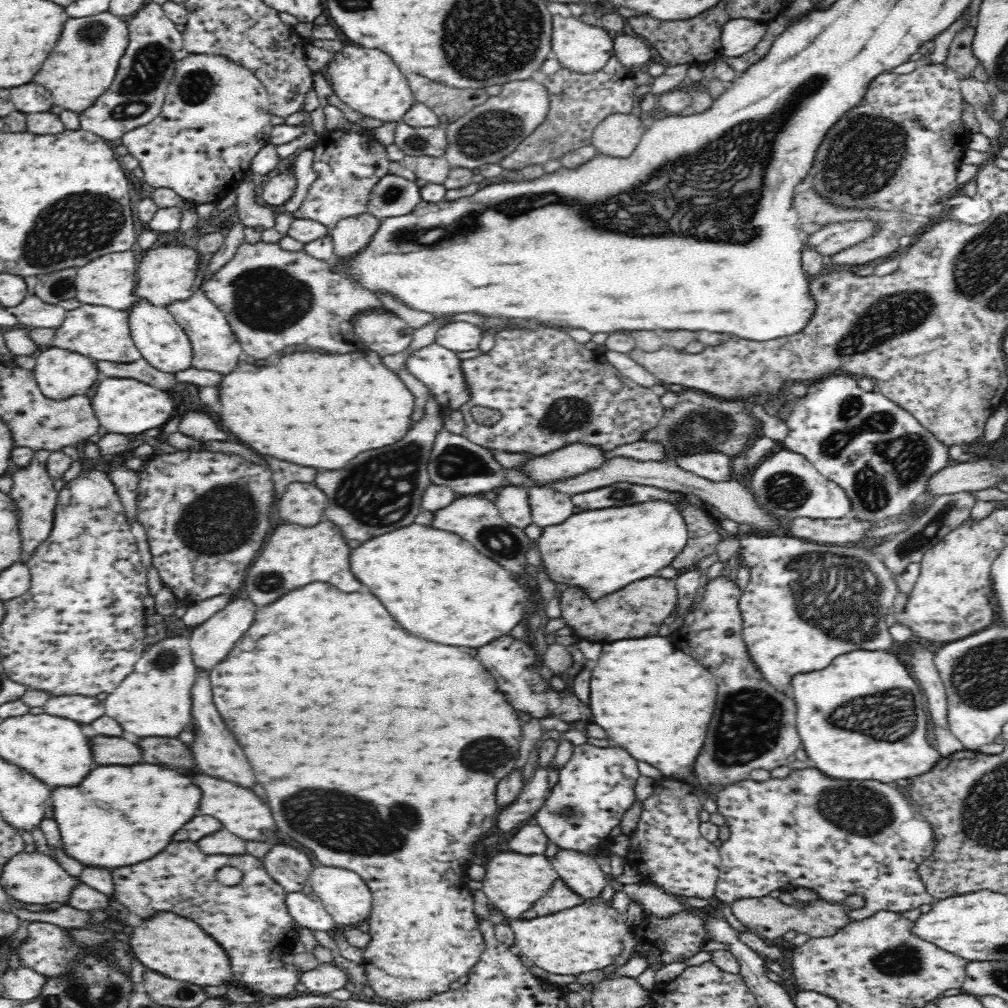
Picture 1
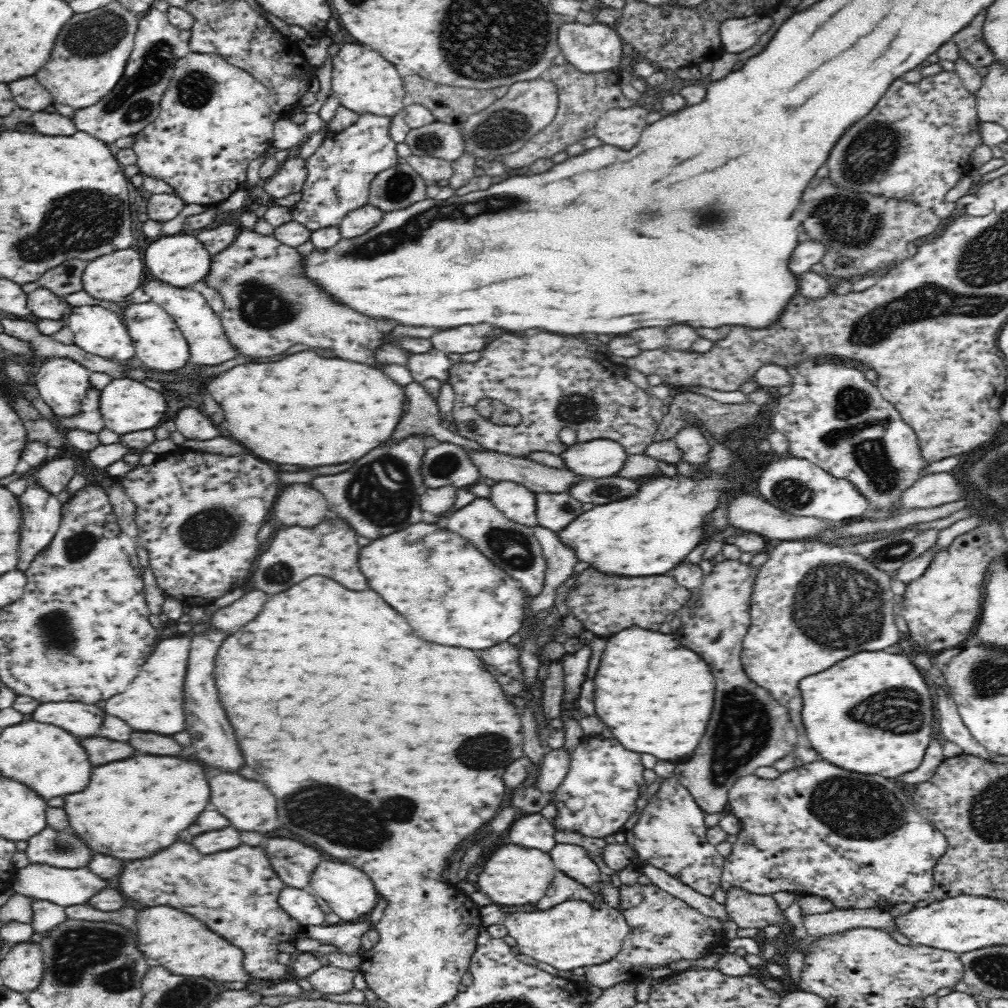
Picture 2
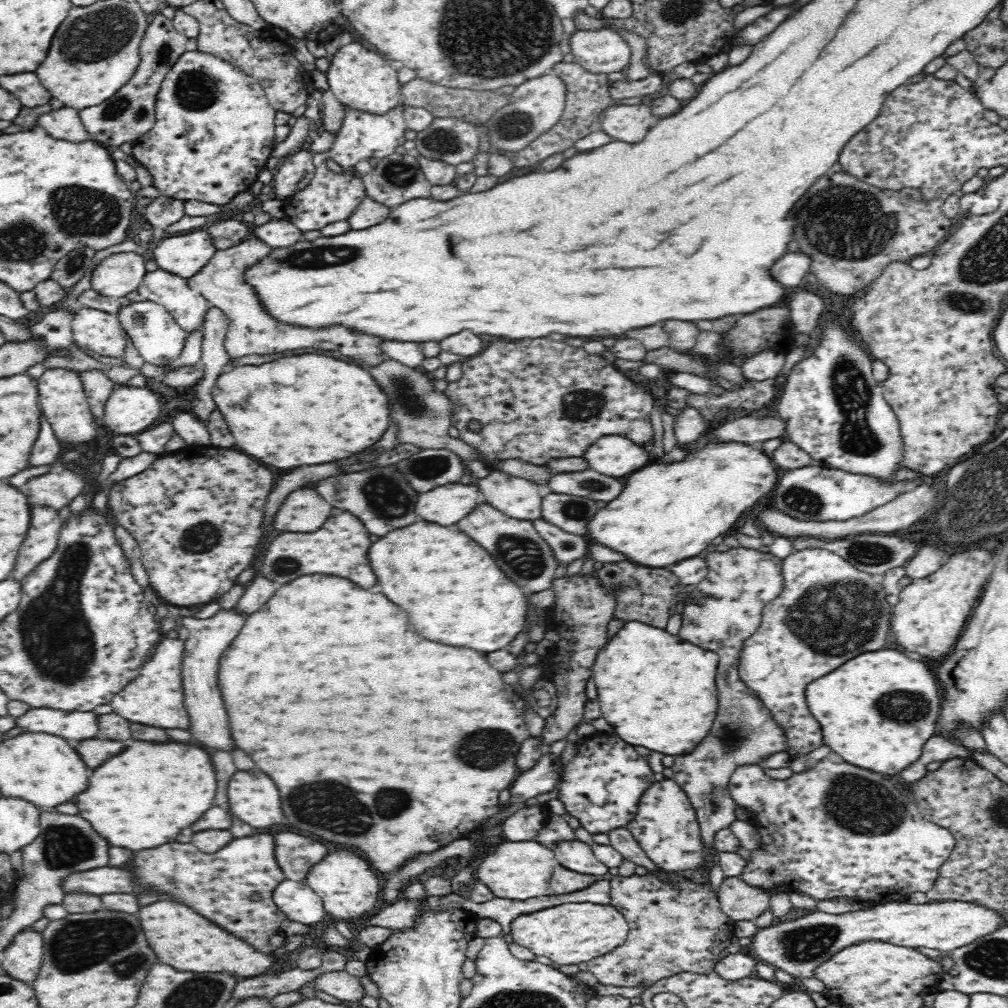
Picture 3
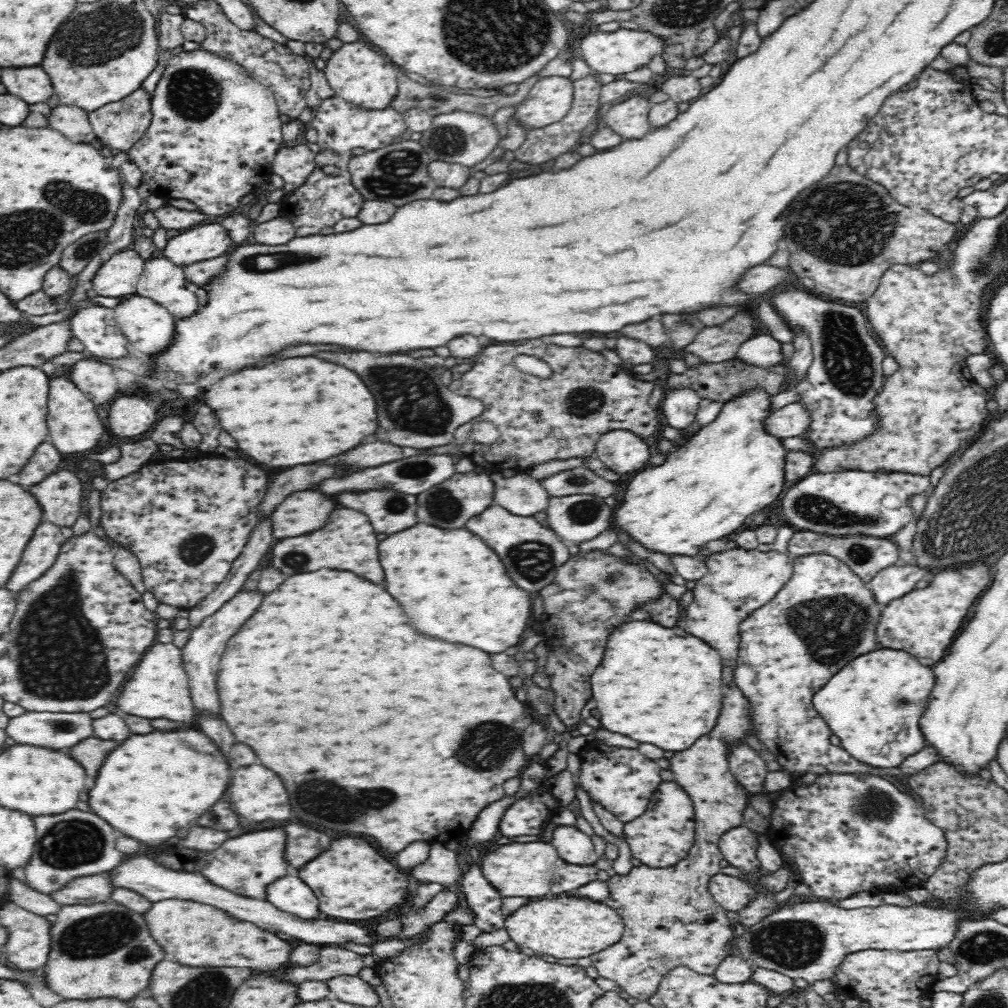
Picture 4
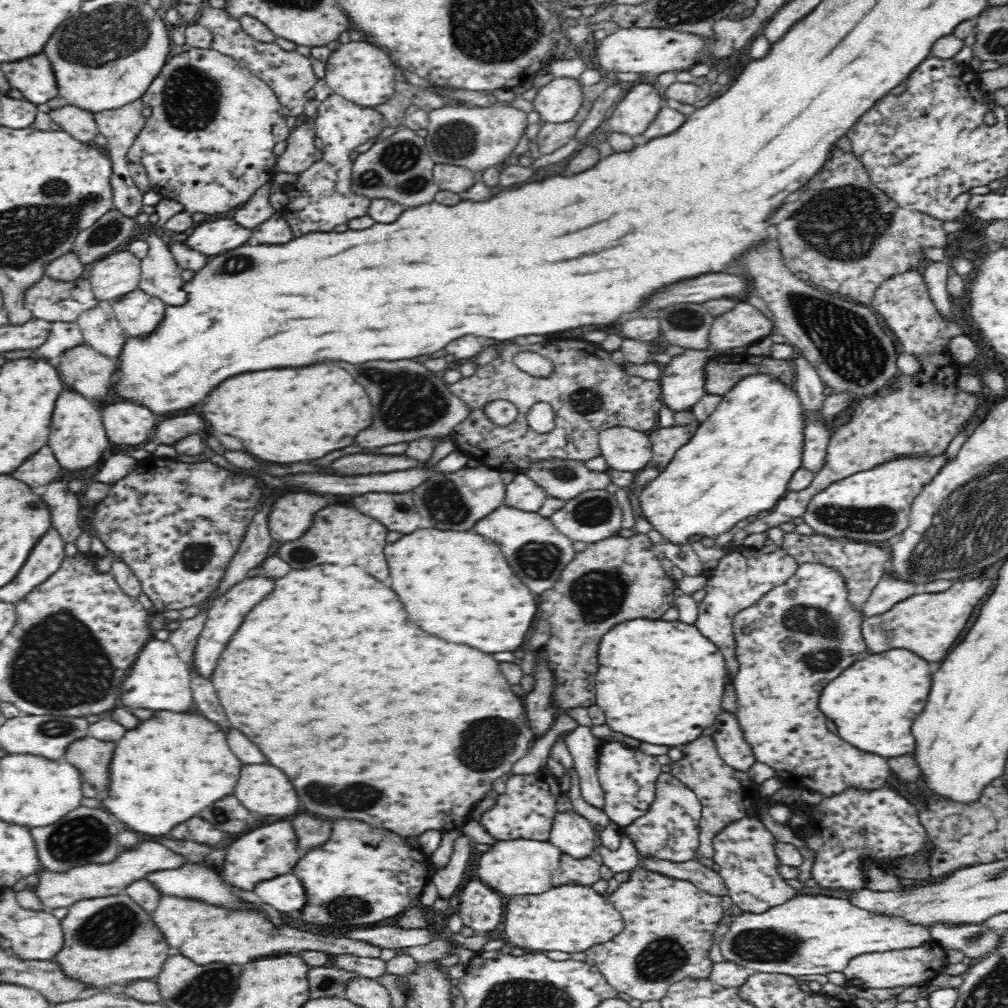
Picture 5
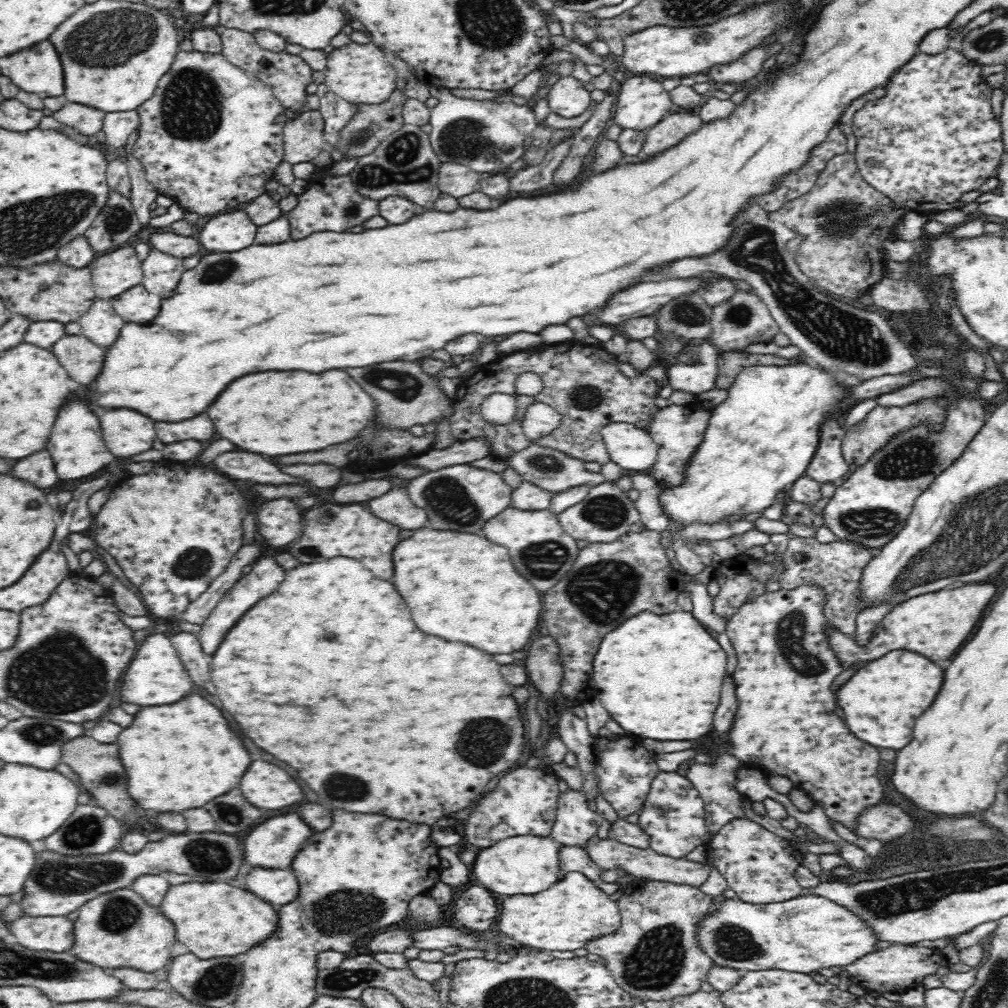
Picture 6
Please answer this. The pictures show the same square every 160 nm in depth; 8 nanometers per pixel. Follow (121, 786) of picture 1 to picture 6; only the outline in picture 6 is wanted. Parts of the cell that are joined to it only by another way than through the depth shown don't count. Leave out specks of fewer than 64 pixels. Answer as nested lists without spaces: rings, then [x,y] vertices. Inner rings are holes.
[[[190,694],[178,704],[166,704],[158,708],[142,708],[134,722],[120,732],[118,738],[120,758],[128,774],[128,792],[142,810],[156,812],[182,812],[186,808],[200,808],[208,800],[228,792],[238,784],[238,776],[248,768],[250,754],[242,748],[238,736],[234,736],[222,718],[220,710],[204,700],[200,694]]]

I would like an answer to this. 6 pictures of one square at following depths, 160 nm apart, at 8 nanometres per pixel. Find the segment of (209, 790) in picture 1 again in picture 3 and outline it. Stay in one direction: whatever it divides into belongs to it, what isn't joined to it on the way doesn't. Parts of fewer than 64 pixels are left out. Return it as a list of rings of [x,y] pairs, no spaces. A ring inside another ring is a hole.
[[[262,770],[236,772],[228,782],[230,810],[250,826],[268,828],[284,820],[280,792]]]

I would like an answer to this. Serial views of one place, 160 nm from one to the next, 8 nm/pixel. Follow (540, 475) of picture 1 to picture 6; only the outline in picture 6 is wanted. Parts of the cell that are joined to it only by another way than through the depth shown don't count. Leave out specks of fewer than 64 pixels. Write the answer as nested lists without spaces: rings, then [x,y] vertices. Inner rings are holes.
[[[610,423],[601,432],[611,460],[626,470],[646,470],[657,459],[658,447],[646,429],[632,423]]]

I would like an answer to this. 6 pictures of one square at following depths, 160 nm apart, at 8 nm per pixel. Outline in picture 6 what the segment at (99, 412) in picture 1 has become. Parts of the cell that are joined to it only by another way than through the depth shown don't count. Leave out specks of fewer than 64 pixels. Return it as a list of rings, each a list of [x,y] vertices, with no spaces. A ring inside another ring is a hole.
[[[126,408],[100,416],[106,446],[118,458],[132,458],[152,448],[156,440],[154,420]]]

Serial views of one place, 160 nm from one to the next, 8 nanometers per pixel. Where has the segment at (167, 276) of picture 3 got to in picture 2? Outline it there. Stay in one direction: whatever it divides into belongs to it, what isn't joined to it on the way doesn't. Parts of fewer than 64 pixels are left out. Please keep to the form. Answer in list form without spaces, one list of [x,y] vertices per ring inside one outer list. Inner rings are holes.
[[[157,278],[146,282],[143,291],[150,296],[151,301],[159,304],[174,319],[189,344],[190,361],[194,364],[216,366],[239,355],[238,349],[232,347],[230,341],[226,339],[221,317],[210,309],[210,305],[201,292],[192,287],[178,288]]]

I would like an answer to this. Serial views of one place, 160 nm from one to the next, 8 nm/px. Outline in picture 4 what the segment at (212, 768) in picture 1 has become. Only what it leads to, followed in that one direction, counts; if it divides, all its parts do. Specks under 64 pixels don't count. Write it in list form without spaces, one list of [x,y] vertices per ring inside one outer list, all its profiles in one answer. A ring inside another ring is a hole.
[[[242,589],[228,602],[225,602],[216,613],[208,616],[199,629],[191,630],[192,634],[190,634],[188,644],[181,649],[184,668],[186,668],[186,674],[190,676],[192,700],[194,700],[194,706],[196,706],[198,712],[212,712],[212,714],[220,712],[220,698],[218,698],[218,690],[216,690],[216,674],[218,674],[218,668],[220,668],[220,658],[224,654],[226,642],[258,610],[262,600],[264,600],[264,596],[262,596],[262,592],[258,592],[258,589]]]

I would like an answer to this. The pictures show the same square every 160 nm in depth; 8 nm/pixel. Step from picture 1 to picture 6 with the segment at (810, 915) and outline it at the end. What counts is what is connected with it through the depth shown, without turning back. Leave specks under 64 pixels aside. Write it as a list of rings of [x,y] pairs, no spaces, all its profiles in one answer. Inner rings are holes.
[[[594,834],[594,836],[584,844],[583,848],[586,849],[588,856],[600,866],[600,868],[606,870],[622,869],[626,874],[634,875],[636,879],[648,879],[670,882],[678,885],[700,887],[704,885],[706,880],[708,880],[708,876],[710,876],[711,864],[709,862],[698,863],[686,859],[672,858],[670,856],[658,854],[651,848],[639,849],[618,842],[613,838],[600,838],[597,834]]]

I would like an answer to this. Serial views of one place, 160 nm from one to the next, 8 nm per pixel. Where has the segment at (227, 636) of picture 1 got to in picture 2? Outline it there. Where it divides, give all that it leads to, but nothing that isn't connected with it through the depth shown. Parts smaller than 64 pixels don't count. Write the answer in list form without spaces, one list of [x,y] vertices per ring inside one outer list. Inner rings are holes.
[[[254,588],[252,592],[244,593],[236,602],[216,610],[212,616],[212,627],[228,632],[228,635],[234,634],[238,628],[258,616],[266,600],[268,596],[259,588]]]

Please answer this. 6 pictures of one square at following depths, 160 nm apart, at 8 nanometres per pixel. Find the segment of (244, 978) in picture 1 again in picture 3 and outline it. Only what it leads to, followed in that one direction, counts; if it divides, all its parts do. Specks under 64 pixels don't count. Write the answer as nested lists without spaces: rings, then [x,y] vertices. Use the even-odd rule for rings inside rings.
[[[270,834],[234,838],[230,844],[226,844],[226,848],[222,848],[214,854],[204,854],[192,844],[172,842],[172,844],[162,844],[158,848],[152,848],[152,850],[135,852],[133,854],[134,868],[136,868],[138,878],[140,878],[142,884],[152,886],[152,888],[168,894],[172,900],[194,908],[204,918],[212,920],[214,924],[218,924],[218,926],[226,928],[228,932],[232,932],[232,934],[244,938],[246,942],[250,942],[256,950],[273,952],[274,946],[268,943],[268,938],[272,934],[279,933],[277,929],[280,928],[280,922],[284,922],[287,918],[272,900],[274,888],[287,880],[284,871],[276,862],[277,858],[274,856],[274,850],[276,850],[274,836],[270,836]],[[254,894],[258,895],[260,899],[253,900],[252,896]]]

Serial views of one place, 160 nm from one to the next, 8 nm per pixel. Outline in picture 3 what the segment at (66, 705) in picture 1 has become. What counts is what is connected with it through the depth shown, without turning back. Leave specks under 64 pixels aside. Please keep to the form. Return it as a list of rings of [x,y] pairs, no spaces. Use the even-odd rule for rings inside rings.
[[[31,708],[26,714],[14,717],[14,724],[22,730],[21,733],[50,733],[50,735],[62,736],[66,740],[86,740],[86,738],[94,738],[98,732],[96,714],[92,711],[68,712],[52,708]]]

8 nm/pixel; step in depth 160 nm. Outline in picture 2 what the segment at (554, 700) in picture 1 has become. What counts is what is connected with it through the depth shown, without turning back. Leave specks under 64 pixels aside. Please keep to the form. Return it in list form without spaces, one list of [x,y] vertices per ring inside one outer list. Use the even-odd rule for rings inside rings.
[[[502,642],[490,650],[480,652],[482,660],[496,670],[496,678],[508,696],[518,696],[524,690],[523,675],[520,674],[520,655],[520,648],[508,642]]]

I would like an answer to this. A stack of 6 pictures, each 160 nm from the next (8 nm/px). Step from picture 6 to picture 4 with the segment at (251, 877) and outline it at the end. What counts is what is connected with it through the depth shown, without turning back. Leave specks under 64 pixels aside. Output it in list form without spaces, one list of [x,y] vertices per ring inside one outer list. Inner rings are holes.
[[[283,876],[266,887],[266,900],[278,910],[312,920],[321,917],[316,895],[300,878]]]

